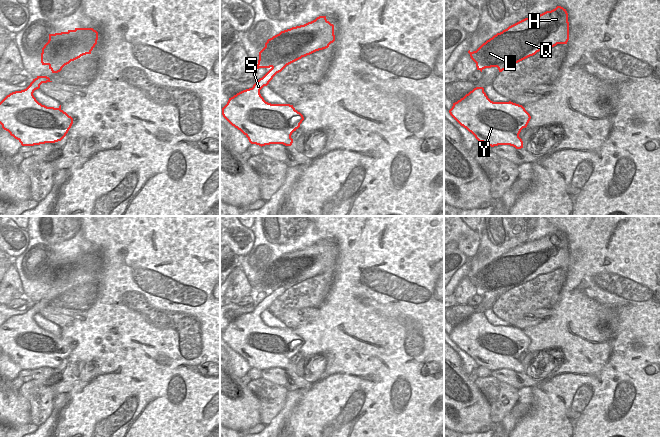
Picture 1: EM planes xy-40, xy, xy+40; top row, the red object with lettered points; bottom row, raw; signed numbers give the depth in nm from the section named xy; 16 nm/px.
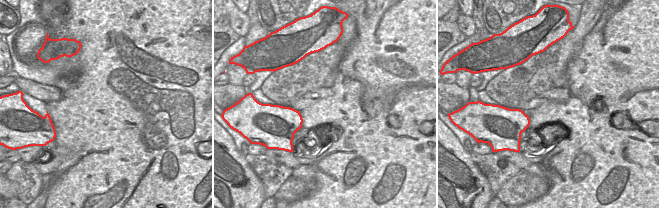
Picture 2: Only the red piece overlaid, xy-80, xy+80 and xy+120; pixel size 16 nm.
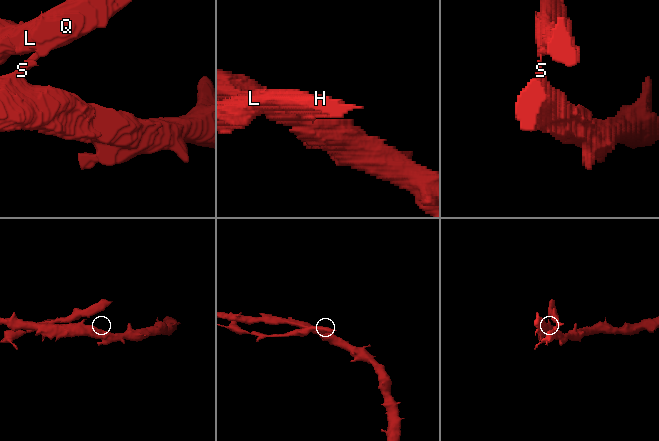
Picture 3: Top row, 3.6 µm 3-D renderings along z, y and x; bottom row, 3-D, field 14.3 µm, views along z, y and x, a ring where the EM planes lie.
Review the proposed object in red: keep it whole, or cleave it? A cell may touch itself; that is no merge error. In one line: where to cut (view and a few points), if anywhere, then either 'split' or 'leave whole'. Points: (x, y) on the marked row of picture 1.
cut none; leave whole

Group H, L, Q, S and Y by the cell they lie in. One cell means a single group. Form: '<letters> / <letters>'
H L Q S Y

